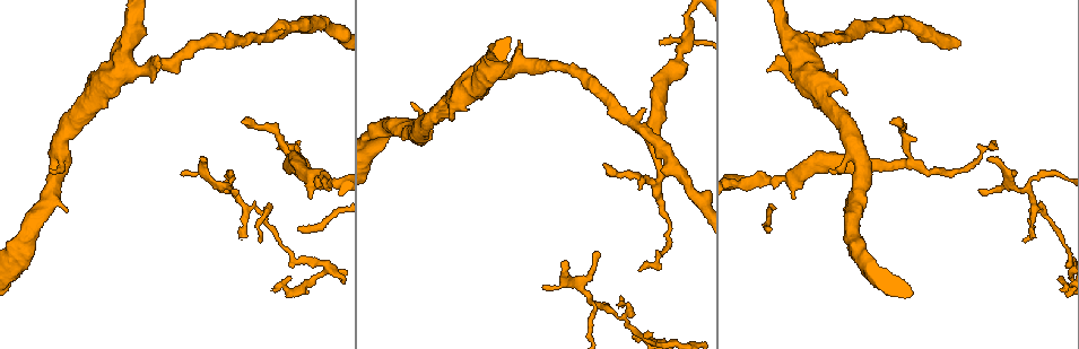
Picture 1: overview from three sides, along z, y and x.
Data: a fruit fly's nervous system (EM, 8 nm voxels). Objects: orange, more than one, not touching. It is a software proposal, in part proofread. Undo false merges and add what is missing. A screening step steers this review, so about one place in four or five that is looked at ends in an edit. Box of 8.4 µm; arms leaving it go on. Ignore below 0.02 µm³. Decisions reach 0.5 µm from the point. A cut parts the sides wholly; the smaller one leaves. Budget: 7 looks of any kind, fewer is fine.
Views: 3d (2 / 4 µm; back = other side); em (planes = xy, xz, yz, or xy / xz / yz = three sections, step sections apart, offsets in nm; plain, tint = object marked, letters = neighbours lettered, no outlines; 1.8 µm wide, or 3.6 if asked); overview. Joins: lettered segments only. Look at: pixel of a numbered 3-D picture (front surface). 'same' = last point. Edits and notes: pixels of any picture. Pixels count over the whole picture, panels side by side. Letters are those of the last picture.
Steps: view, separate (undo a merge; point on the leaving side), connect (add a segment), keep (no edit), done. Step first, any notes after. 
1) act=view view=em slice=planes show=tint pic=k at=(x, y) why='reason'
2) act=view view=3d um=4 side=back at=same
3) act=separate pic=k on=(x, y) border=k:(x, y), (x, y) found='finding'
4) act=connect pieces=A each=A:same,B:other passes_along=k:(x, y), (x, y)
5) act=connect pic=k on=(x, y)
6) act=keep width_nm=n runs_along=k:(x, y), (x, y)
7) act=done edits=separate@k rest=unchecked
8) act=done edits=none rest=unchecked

act=view view=em slice=xz step=8 show=letters pic=1 at=(891, 122) why='thin end'

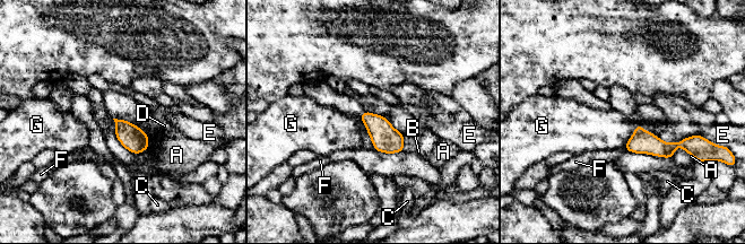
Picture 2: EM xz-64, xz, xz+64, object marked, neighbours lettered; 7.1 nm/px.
act=view view=em slice=planes show=letters at=same why='another direction'

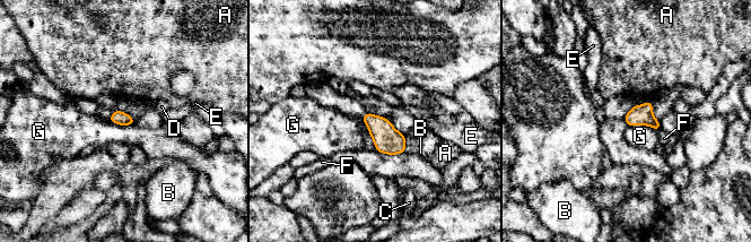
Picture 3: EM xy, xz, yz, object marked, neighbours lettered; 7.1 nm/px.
act=keep longest_contact=G:220nm each=A:other,B:other,C:other,D:other,E:other,F:other,G:other found='none of them fits'

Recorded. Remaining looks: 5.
act=view view=3d um=4 pic=1 at=(769, 69) why='branch stops here'

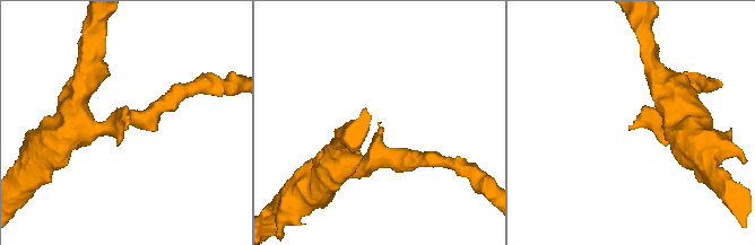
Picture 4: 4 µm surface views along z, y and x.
act=view view=em slice=planes show=tint pic=4 at=(124, 127) why='now the EM'

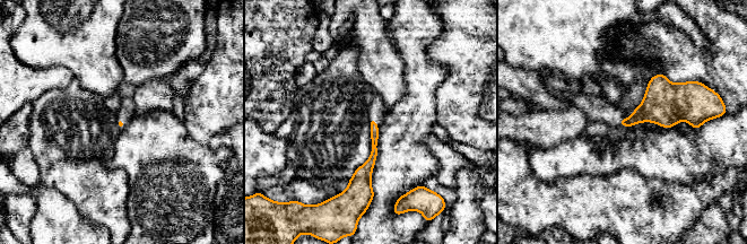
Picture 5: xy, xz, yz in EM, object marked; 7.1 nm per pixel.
act=view view=em slice=planes show=letters at=same

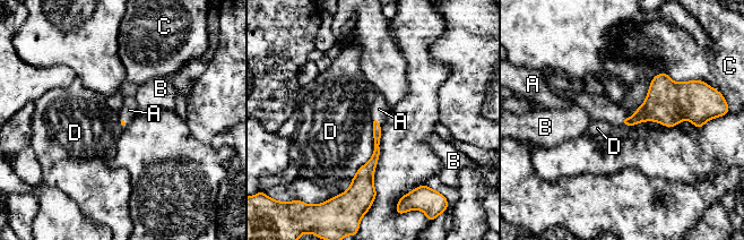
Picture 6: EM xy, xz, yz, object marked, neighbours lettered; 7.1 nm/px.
act=connect pieces=A each=A:same,B:other,C:other,D:other passes_along=6:(662, 105), (629, 118), (599, 106) found='the neuron continues'

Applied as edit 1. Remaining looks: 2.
act=done edits=connect@6 rest=unchecked

